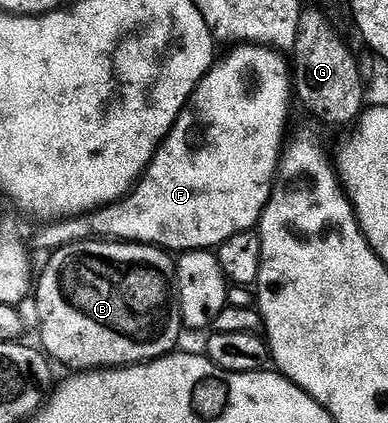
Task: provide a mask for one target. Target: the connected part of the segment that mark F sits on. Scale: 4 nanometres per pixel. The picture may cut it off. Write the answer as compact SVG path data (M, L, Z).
M259 45L259 89L255 91L251 85L245 85L243 79L239 81L239 69L223 73L221 67L212 64L210 71L199 81L191 100L155 150L154 157L134 188L110 205L40 224L43 226L29 240L30 248L54 251L78 241L110 239L137 245L154 245L164 251L211 251L225 243L229 235L254 230L271 197L281 144L285 139L283 123L287 119L291 101L293 103L293 73L288 62L286 65L283 61L286 61L284 54Z

